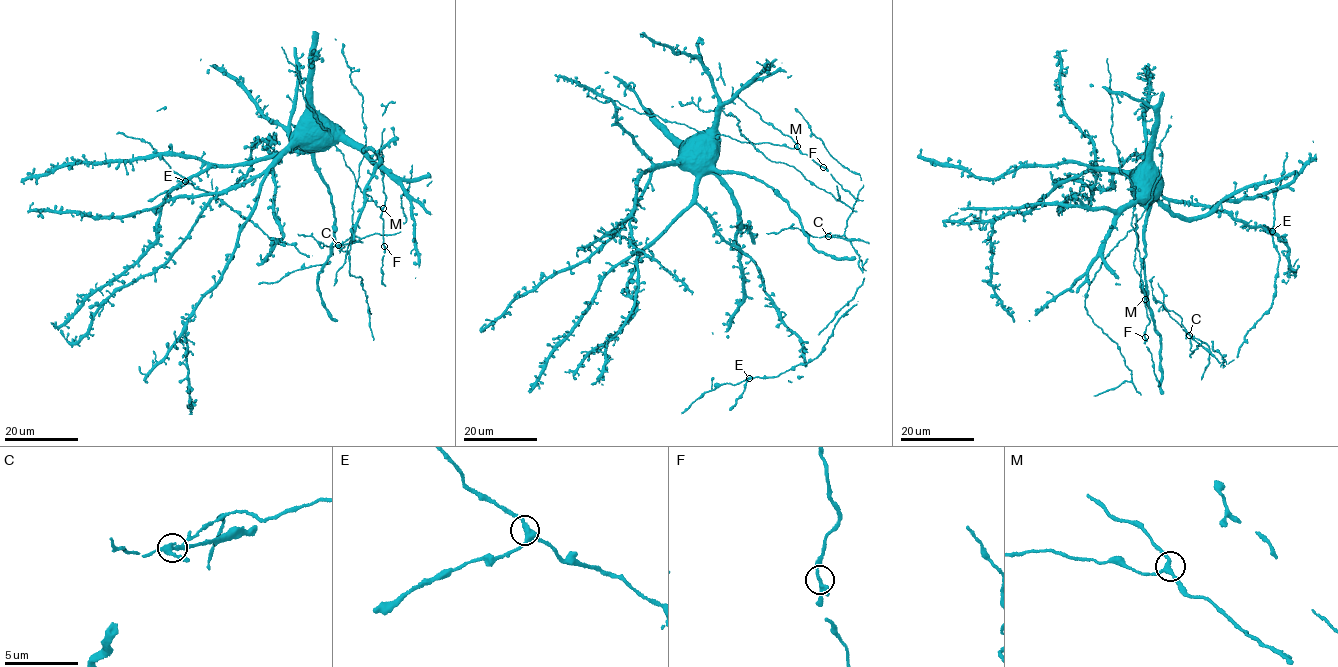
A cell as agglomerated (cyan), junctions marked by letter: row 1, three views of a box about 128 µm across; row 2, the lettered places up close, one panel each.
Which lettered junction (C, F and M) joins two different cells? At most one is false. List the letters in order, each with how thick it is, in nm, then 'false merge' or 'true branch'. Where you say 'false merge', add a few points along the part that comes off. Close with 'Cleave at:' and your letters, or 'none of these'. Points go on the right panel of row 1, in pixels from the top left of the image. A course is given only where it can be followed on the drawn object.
C: 260 nm | false merge
F: 200 nm | true branch
M: 200 nm | true branch
Cleave at: C

